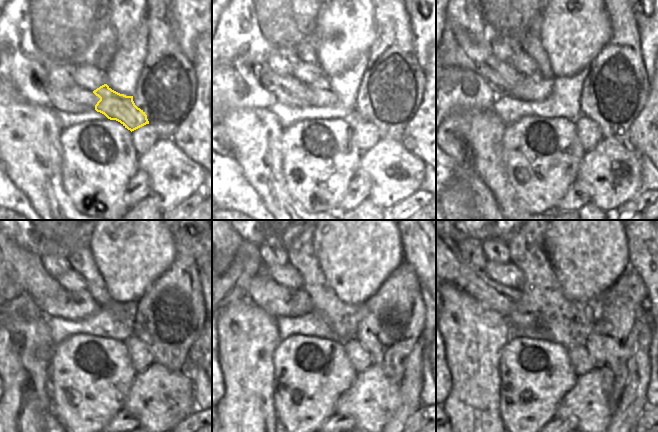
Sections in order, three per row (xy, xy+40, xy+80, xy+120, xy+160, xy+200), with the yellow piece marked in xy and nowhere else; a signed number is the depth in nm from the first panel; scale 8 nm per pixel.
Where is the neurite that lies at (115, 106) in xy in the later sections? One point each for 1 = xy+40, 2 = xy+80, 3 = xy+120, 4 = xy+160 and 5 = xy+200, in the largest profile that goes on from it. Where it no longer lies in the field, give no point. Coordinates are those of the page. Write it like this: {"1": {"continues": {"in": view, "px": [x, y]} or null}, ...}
{"1": {"continues": {"in": "xy+40", "px": [321, 93]}}, "2": {"continues": {"in": "xy+80", "px": [535, 87]}}, "3": {"continues": {"in": "xy+120", "px": [79, 305]}}, "4": {"continues": {"in": "xy+160", "px": [242, 277]}}, "5": {"continues": {"in": "xy+200", "px": [464, 266]}}}

